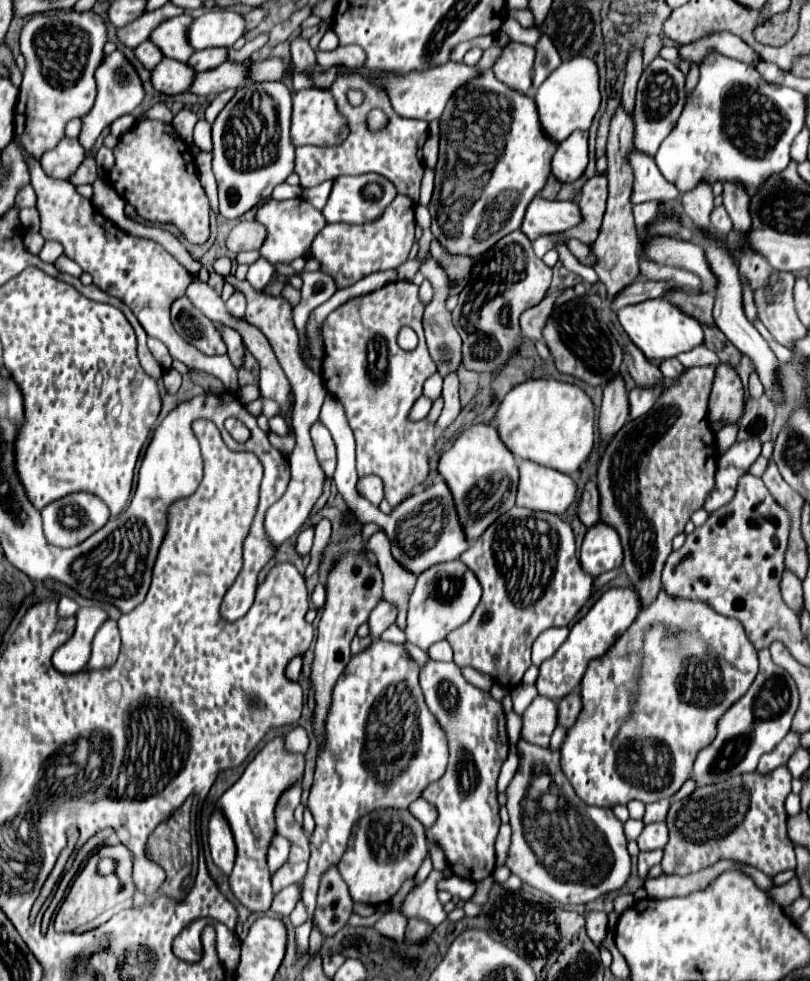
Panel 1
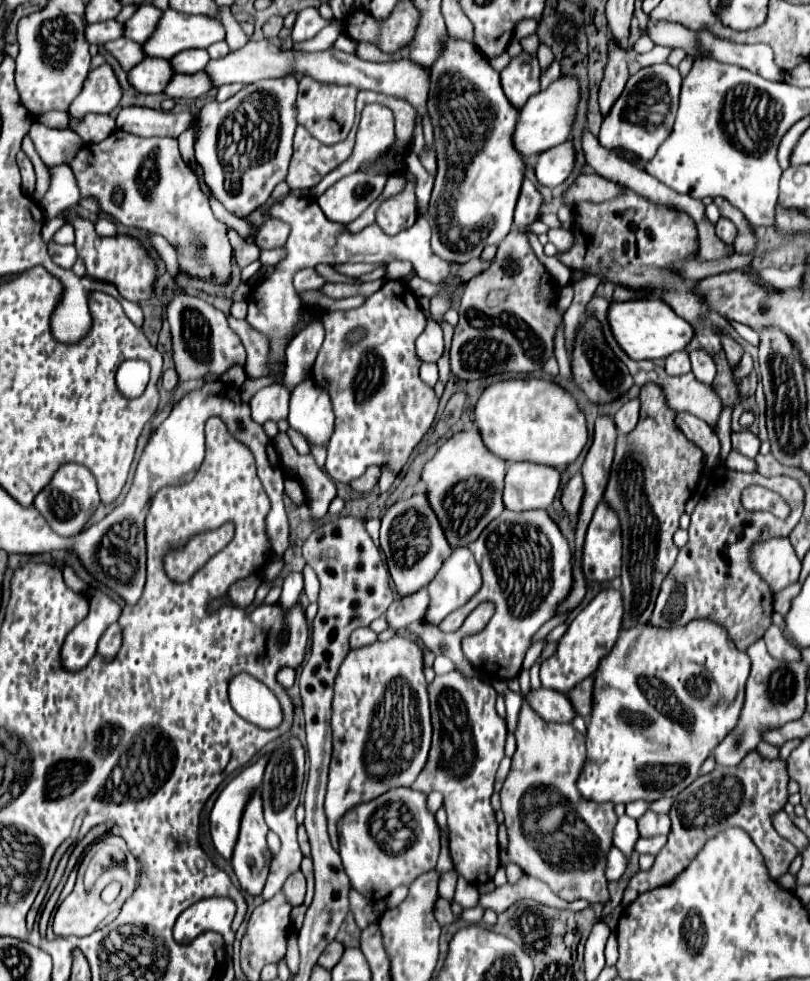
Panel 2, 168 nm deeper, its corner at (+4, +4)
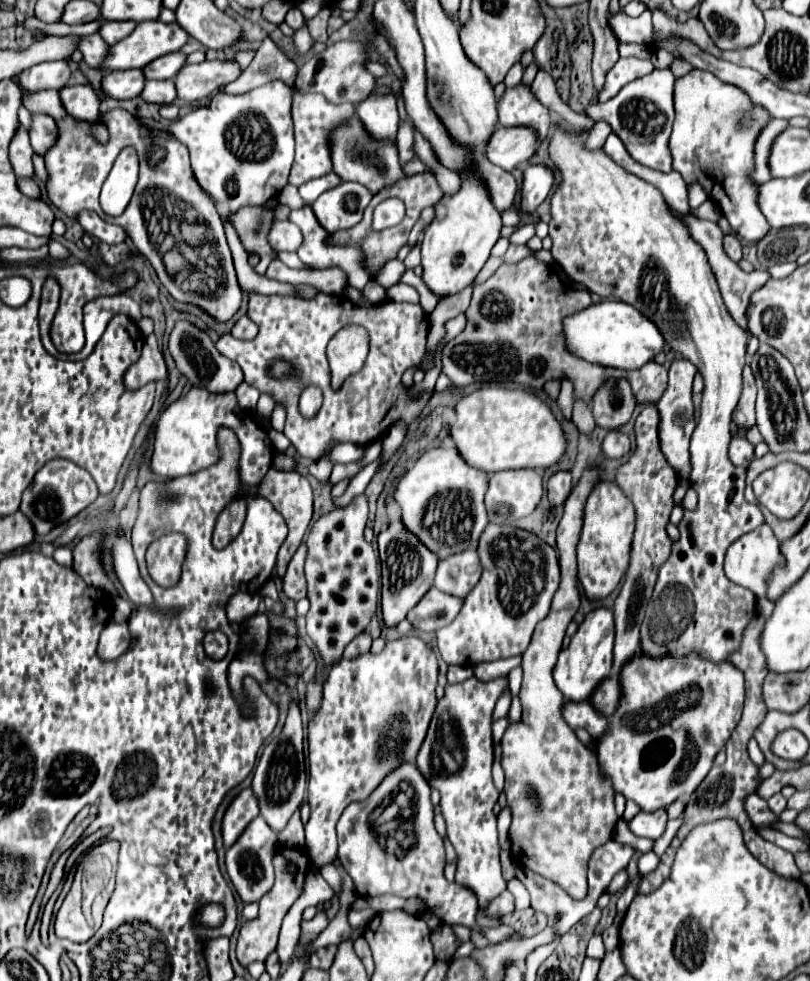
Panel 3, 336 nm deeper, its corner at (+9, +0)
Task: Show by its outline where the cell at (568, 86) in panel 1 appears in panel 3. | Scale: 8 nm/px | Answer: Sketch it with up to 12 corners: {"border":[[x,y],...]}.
{"border":[[500,127],[486,157],[516,169],[538,151],[534,127]]}

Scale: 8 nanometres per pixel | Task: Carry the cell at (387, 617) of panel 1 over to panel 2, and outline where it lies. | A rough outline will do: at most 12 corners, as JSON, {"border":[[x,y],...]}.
{"border":[[429,593],[397,597],[385,617],[393,629],[423,621]]}

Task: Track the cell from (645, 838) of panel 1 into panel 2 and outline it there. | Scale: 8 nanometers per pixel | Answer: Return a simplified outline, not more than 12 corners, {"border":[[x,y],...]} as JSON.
{"border":[[647,811],[637,819],[641,837],[667,835],[667,815]]}

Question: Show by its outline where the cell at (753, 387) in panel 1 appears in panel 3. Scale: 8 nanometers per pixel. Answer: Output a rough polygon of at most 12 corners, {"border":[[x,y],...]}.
{"border":[[750,369],[742,371],[742,395],[732,413],[738,427],[754,425],[756,385]]}

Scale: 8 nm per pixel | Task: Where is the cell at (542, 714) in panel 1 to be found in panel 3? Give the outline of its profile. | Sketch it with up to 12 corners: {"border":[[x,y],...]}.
{"border":[[566,701],[562,717],[572,729],[584,727],[594,739],[606,731],[606,717],[588,705]]}

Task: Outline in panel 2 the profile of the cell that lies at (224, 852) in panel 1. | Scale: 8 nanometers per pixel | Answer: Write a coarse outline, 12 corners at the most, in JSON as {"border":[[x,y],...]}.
{"border":[[267,757],[243,769],[213,805],[211,837],[231,859],[241,813],[261,785]]}

